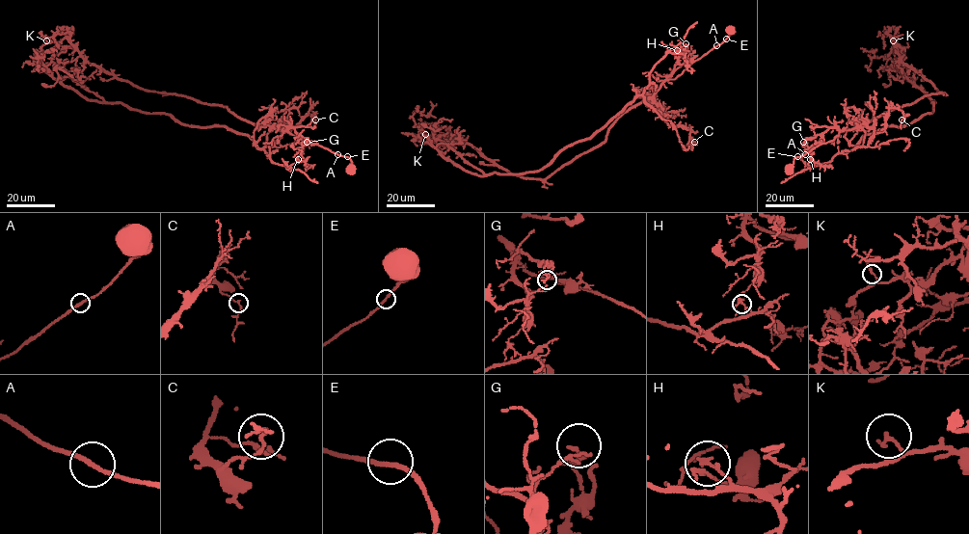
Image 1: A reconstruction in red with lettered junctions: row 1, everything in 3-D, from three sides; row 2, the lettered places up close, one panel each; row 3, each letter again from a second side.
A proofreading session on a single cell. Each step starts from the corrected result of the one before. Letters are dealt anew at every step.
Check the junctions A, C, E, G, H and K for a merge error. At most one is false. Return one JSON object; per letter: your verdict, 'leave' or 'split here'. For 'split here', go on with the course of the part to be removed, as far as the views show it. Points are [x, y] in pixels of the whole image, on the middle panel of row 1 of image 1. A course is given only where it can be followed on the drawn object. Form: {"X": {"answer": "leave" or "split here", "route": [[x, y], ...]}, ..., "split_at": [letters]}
{"A": {"answer": "leave"}, "C": {"answer": "leave"}, "E": {"answer": "leave"}, "G": {"answer": "leave"}, "H": {"answer": "split here", "route": [[677, 50], [602, 127], [541, 169], [519, 173], [477, 175], [445, 158], [413, 117], [427, 115], [430, 101]]}, "K": {"answer": "leave"}, "split_at": ["H"]}

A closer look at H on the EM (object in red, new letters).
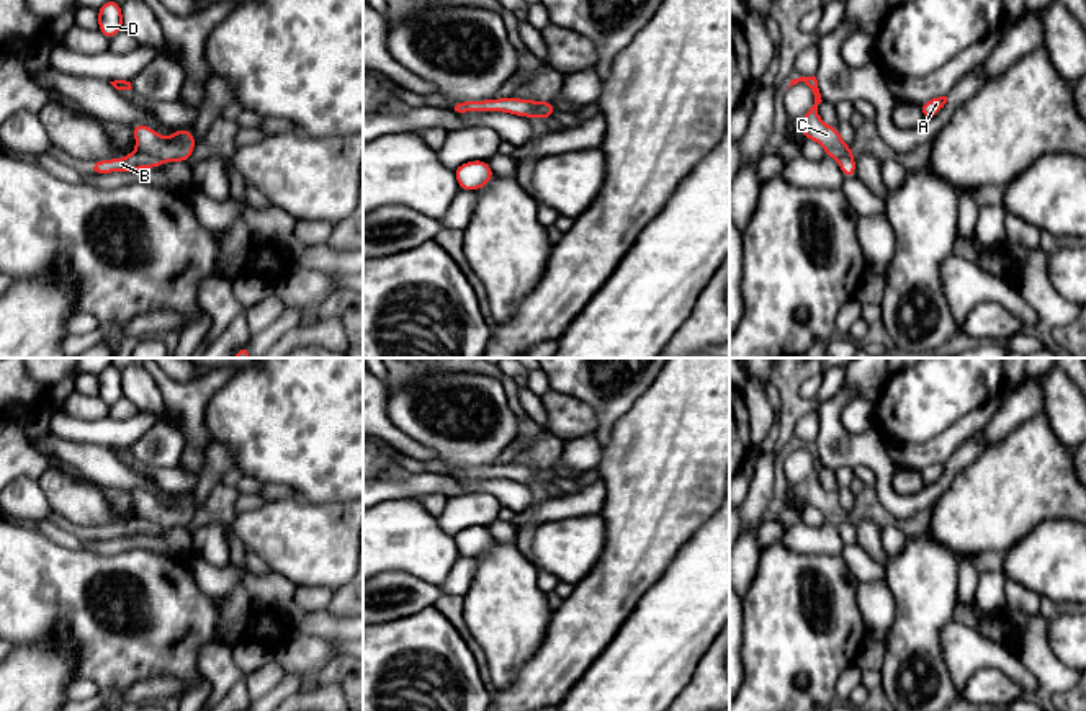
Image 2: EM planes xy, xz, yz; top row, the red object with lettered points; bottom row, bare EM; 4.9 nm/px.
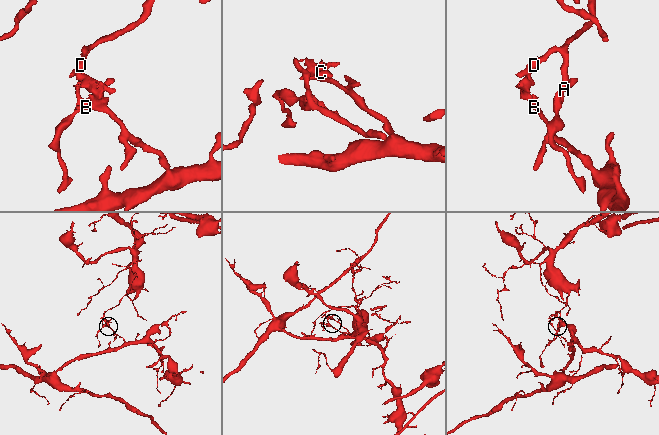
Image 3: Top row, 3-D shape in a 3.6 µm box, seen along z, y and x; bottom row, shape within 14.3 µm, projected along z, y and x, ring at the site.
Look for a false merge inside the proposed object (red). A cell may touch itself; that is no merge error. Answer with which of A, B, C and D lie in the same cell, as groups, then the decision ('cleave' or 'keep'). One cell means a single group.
A C D / B | cleave

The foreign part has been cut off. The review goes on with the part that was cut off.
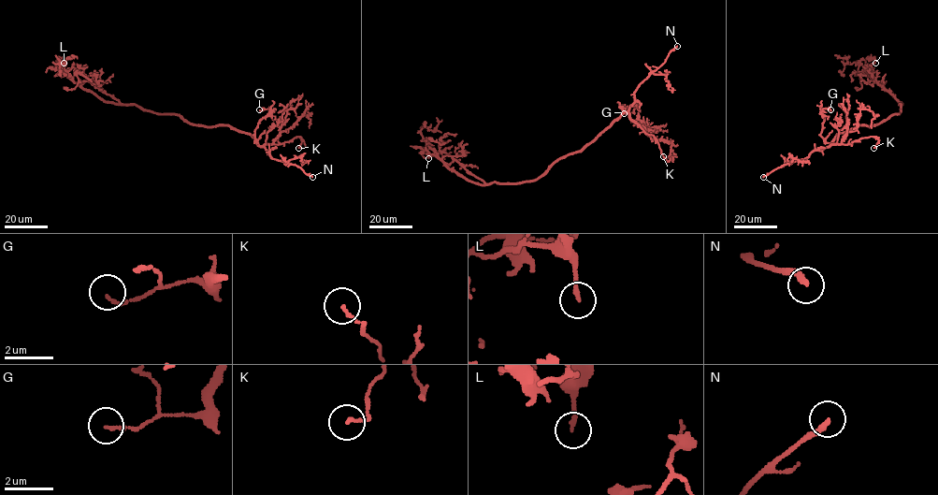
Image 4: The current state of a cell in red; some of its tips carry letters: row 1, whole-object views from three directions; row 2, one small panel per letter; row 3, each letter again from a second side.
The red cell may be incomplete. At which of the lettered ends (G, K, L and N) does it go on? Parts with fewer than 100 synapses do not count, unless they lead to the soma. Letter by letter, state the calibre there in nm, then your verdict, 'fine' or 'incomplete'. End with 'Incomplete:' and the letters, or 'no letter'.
G: calibre 120 nm; fine
K: calibre 110 nm; fine
L: calibre 150 nm; fine
N: calibre 240 nm; incomplete
Incomplete: N

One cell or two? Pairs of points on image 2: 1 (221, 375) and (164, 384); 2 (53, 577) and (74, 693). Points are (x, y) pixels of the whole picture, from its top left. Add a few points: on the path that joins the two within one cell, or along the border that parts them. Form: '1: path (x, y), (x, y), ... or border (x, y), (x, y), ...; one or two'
1: path (206, 386), (200, 391), (179, 391); one
2: border (76, 679), (92, 682), (98, 693); two

